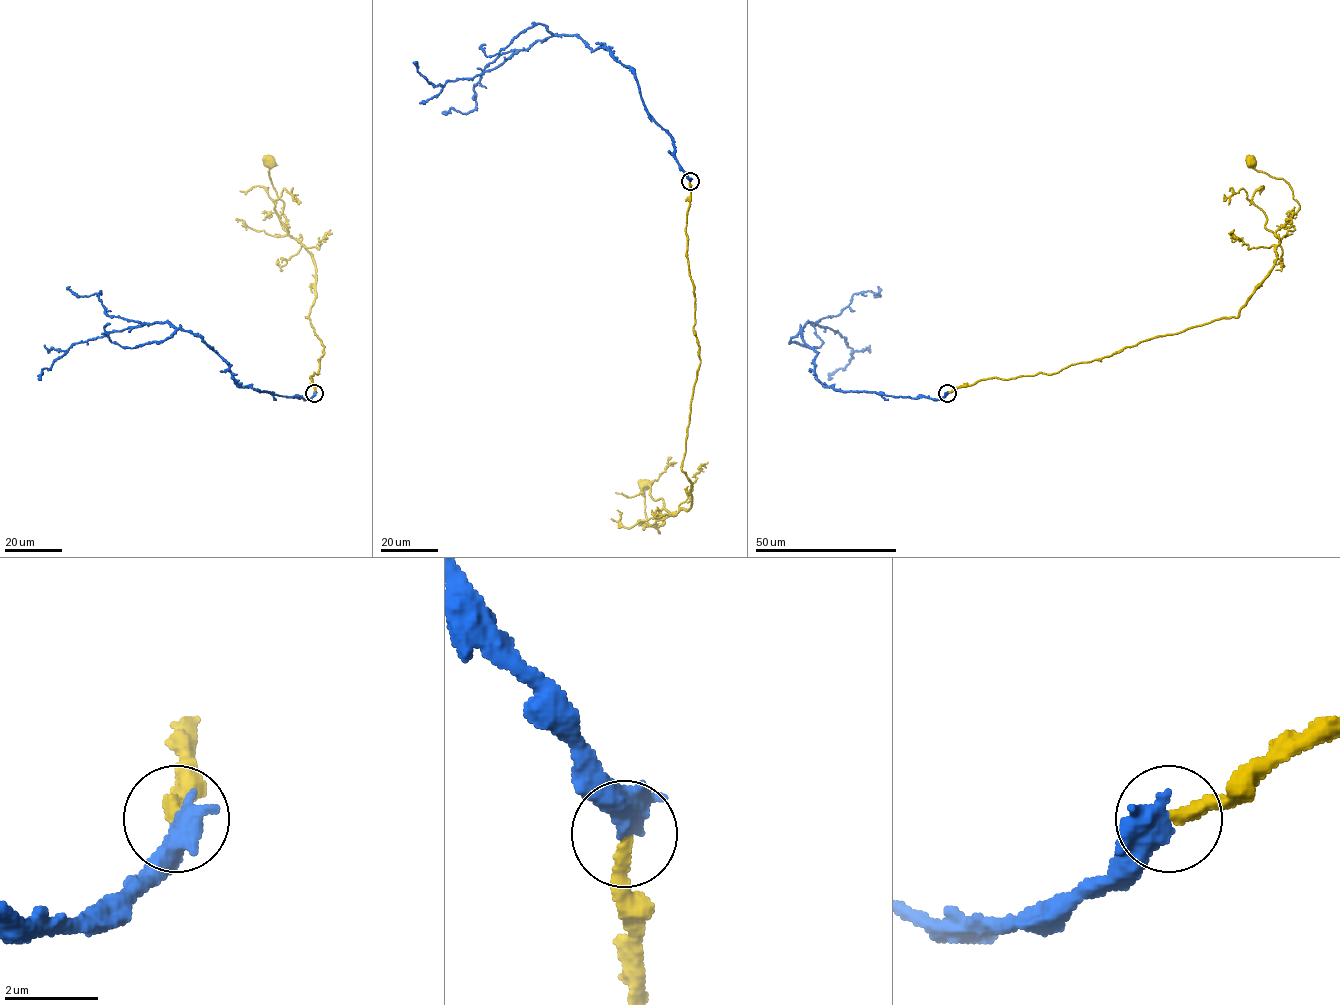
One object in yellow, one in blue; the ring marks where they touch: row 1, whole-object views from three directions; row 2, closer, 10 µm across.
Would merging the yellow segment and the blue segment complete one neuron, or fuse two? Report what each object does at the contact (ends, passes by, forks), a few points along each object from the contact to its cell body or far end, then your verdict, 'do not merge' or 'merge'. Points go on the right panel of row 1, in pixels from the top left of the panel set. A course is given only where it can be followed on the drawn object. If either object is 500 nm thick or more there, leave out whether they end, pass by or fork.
yellow ends; blue passes by; course yellow (947, 393), (1058, 373), (1238, 316), (1275, 262), (1276, 232), (1300, 206), (1283, 179), (1253, 162); course blue (947, 393), (825, 387), (802, 336), (807, 322), (835, 331), (853, 350), (829, 380); merge

